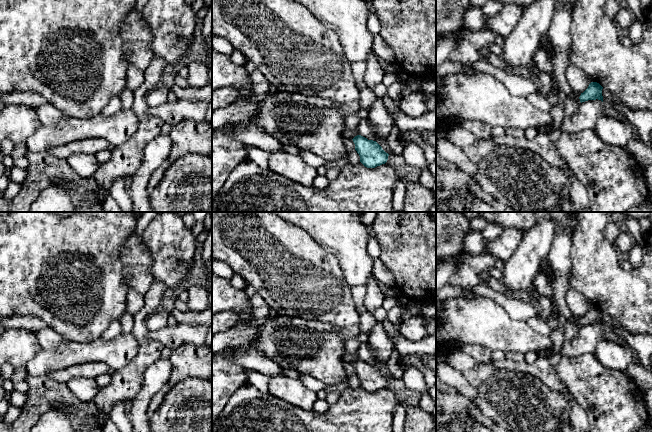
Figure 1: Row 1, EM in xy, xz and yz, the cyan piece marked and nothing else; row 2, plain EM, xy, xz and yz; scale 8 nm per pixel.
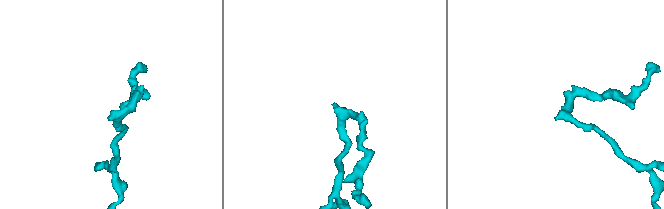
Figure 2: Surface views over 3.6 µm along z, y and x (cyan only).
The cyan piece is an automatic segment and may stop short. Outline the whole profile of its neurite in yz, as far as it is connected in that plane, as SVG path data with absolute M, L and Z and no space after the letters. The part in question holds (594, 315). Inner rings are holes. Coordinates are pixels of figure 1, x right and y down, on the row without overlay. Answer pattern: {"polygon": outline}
{"polygon": "M570 227L558 232L553 240L547 256L548 270L552 275L553 304L558 312L564 314L567 320L573 321L579 329L588 324L601 324L603 326L603 311L597 306L591 306L580 320L574 319L574 314L566 304L565 296L570 288L569 277L572 269L570 251L574 230Z"}

